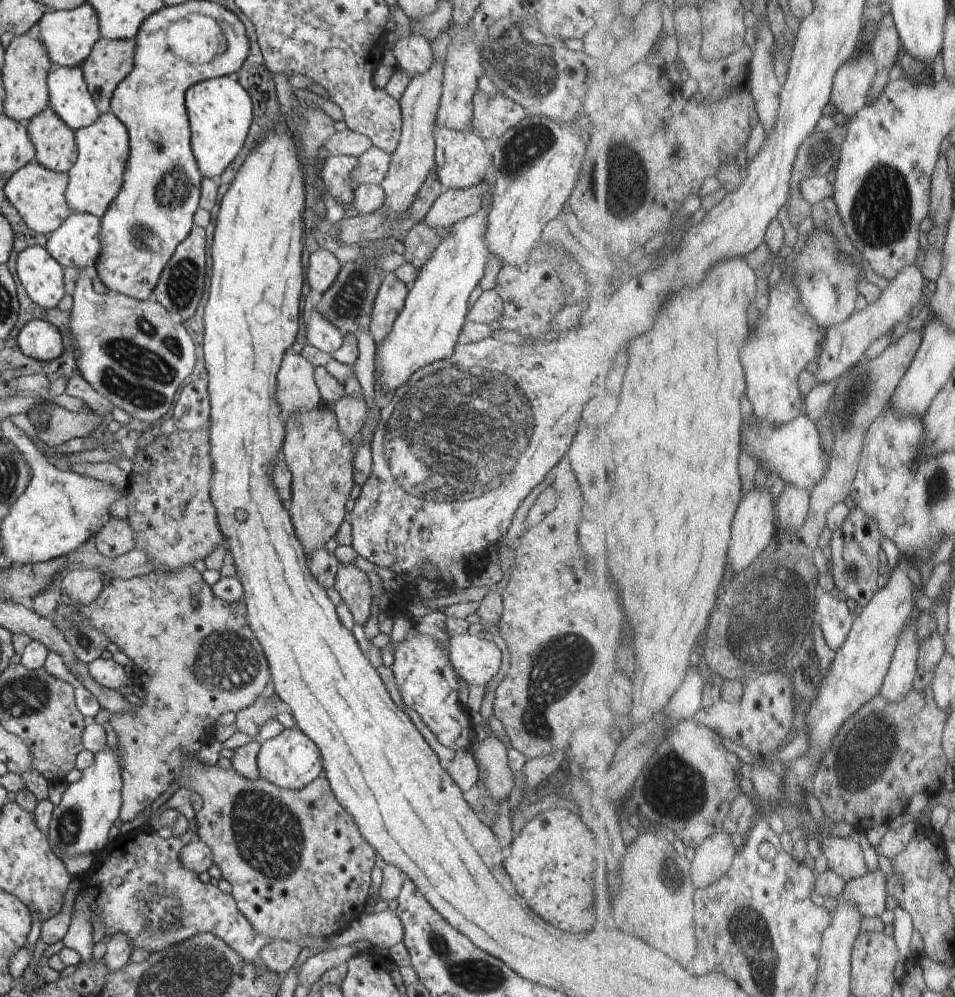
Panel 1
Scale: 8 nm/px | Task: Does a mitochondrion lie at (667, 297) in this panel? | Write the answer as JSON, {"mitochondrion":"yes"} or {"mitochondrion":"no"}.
{"mitochondrion":"no"}

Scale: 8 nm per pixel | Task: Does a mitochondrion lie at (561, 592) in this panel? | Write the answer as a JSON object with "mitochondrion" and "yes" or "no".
{"mitochondrion":"no"}

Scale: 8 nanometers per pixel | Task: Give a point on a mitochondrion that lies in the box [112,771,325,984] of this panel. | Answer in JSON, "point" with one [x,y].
{"point":[269,837]}

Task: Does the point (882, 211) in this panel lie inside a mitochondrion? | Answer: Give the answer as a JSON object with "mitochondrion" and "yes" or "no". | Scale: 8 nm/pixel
{"mitochondrion":"yes"}

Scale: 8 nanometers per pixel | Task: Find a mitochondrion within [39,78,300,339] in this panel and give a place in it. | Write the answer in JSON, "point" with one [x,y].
{"point":[173,188]}

